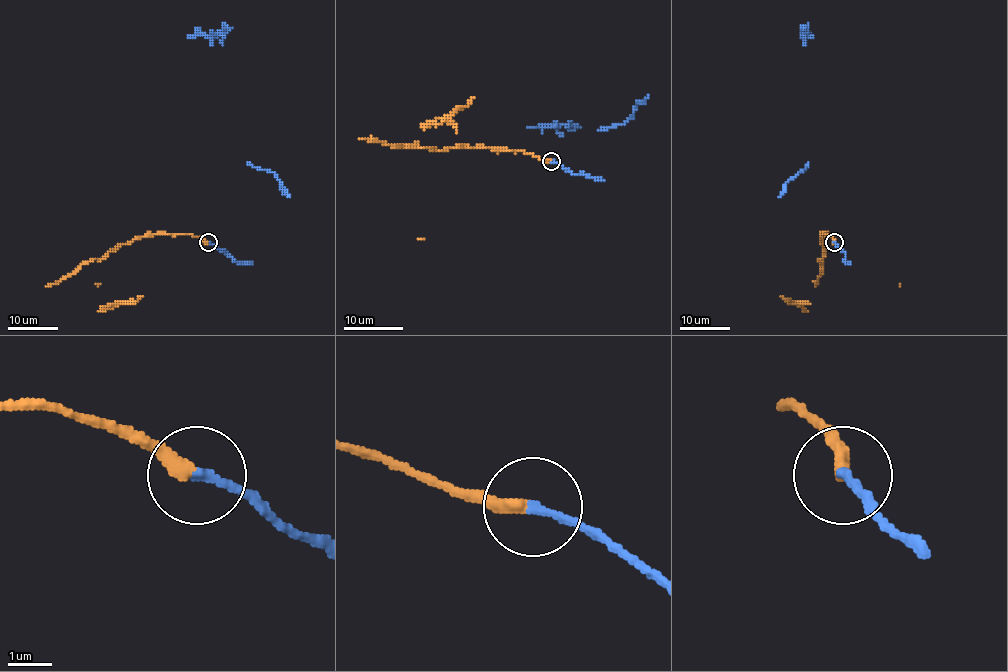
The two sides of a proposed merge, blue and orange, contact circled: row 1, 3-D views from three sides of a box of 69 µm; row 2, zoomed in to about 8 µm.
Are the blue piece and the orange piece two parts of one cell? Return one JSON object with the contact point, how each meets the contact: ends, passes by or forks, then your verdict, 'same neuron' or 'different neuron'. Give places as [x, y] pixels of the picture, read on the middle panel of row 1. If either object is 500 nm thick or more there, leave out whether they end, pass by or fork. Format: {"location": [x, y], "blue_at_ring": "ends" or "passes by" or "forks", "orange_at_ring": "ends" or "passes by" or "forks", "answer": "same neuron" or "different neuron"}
{"location": [551, 161], "blue_at_ring": "ends", "orange_at_ring": "ends", "answer": "different neuron"}

